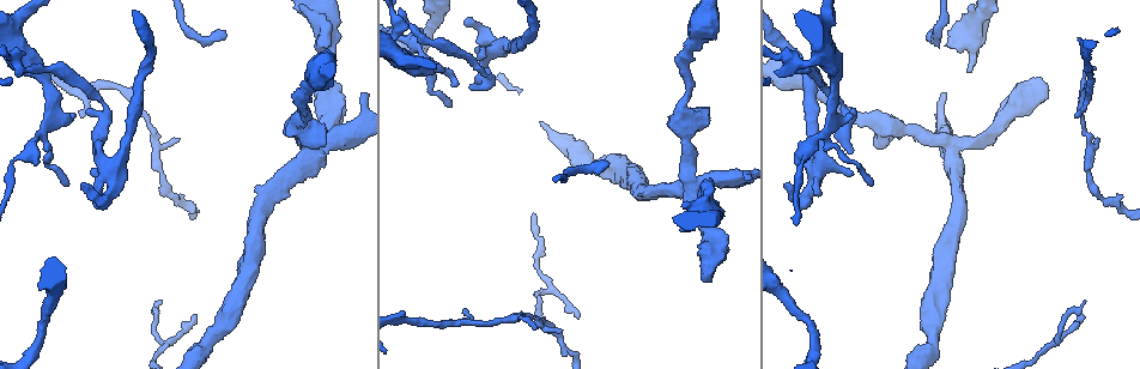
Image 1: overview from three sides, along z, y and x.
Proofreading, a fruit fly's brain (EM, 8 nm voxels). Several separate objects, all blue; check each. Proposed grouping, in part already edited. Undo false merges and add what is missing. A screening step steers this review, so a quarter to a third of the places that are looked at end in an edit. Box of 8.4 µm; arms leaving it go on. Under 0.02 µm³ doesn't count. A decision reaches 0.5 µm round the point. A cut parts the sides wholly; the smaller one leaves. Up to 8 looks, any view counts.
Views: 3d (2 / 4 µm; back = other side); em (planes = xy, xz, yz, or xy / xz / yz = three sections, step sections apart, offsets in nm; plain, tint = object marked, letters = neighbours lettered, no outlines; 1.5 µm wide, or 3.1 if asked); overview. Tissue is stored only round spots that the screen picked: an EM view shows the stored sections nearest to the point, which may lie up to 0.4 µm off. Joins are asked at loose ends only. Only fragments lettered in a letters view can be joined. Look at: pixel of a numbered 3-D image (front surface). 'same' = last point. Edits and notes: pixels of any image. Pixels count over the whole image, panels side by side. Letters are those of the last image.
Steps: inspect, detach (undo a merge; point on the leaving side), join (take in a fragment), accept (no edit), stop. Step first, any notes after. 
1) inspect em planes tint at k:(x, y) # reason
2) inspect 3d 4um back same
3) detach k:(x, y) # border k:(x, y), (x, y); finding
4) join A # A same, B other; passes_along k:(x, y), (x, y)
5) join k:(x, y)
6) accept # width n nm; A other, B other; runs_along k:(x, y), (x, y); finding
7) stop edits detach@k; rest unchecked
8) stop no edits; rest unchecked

inspect em xy step 4 tint at 1:(1040, 82) # thick end

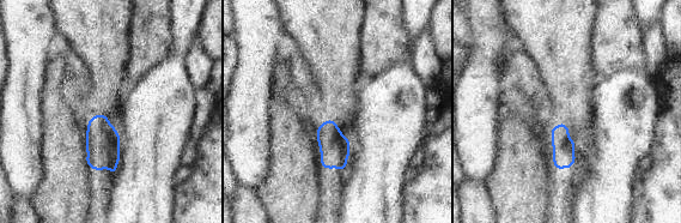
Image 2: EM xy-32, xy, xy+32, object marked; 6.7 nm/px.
inspect em yz step 8 letters same # cut it another way

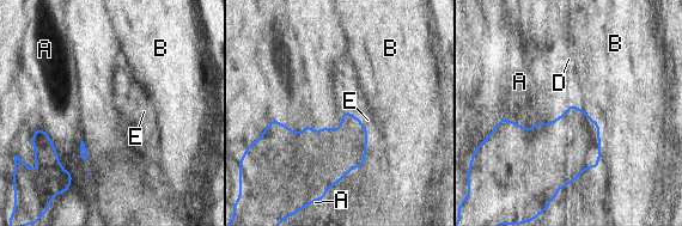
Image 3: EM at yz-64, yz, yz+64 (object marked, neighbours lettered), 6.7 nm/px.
join E # A other, B other, D other, E same; passes_along 3:(336, 152), (363, 126), (367, 120); it goes on there

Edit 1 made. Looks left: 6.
inspect 3d 4um at 1:(1094, 67) # thin end

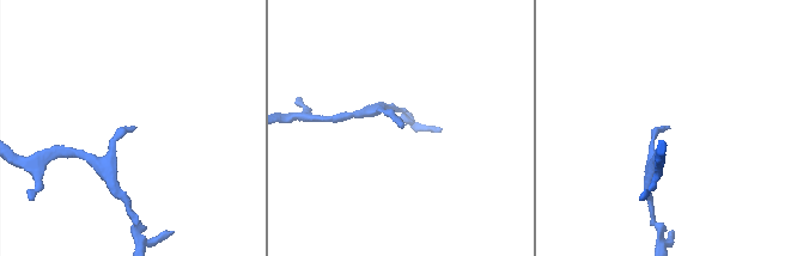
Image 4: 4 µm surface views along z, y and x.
inspect em yz step 8 letters at 4:(133, 126) # shape alone is not enough

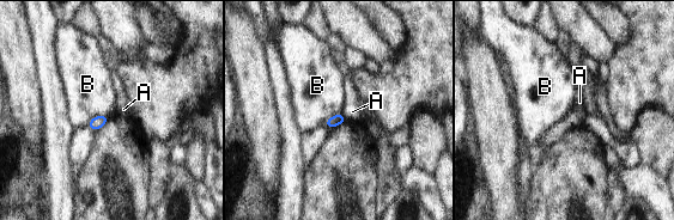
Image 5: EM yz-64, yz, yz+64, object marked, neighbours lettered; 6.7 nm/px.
accept # width 70 nm; A other, B other; border 5:(108, 116), (95, 116), (86, 126); none of them fits

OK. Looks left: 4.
inspect em planes letters at 1:(19, 71) # three-way junction

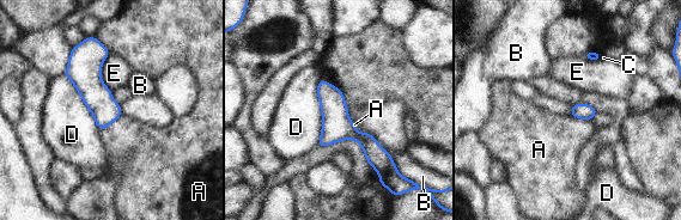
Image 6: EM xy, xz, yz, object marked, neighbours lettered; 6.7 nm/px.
accept # width 110 nm; A other, B other, C other, D other, E other; runs_along 6:(322, 84), (334, 114), (388, 159); one neuron here

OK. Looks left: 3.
stop edits join@3; rest unchecked

